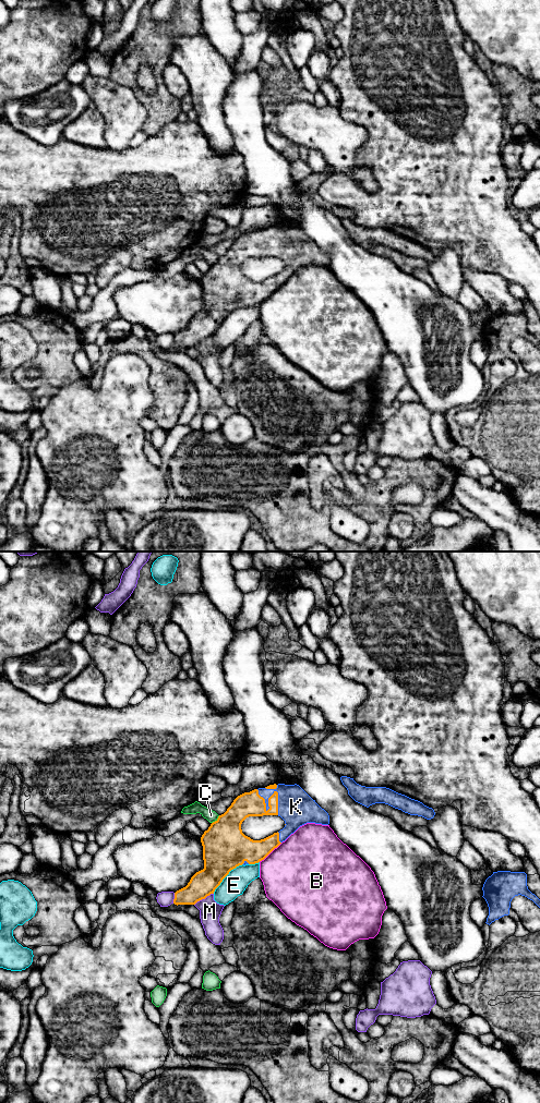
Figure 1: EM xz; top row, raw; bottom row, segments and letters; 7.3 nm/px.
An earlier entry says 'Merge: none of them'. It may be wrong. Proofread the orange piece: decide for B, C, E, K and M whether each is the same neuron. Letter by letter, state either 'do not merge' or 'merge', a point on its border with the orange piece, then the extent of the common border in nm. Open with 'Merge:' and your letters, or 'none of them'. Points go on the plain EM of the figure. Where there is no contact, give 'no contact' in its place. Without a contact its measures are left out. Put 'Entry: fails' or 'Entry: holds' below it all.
Merge: K
B: do not merge | xz (270, 294) | 220 nm
C: do not merge | xz (215, 263) | 90 nm
E: do not merge | xz (226, 317) | 320 nm
K: merge | xz (274, 234) | 260 nm
M: do not merge | xz (203, 340) | 170 nm
Entry: fails

